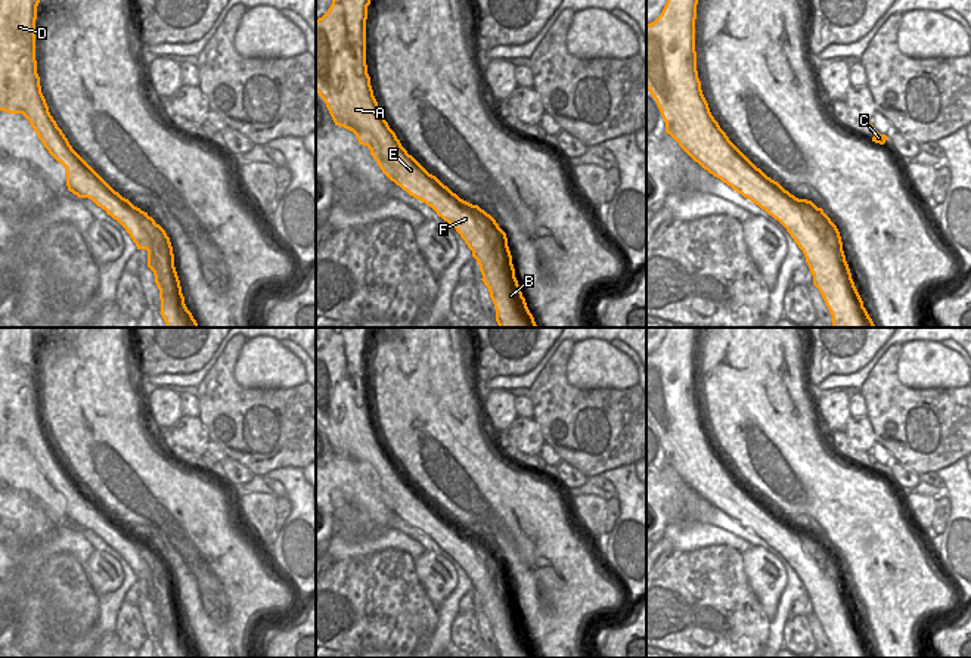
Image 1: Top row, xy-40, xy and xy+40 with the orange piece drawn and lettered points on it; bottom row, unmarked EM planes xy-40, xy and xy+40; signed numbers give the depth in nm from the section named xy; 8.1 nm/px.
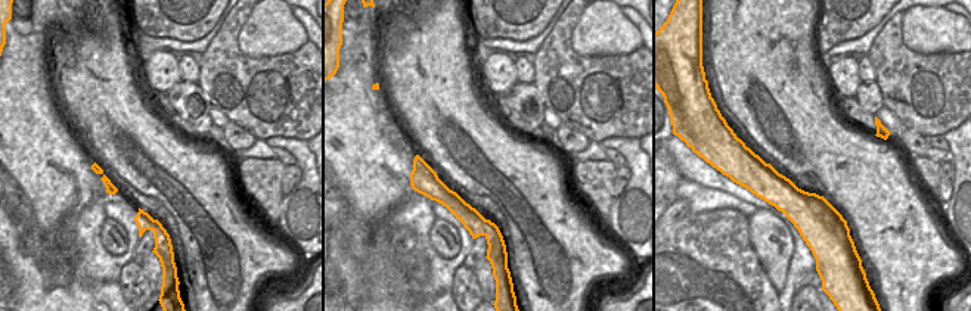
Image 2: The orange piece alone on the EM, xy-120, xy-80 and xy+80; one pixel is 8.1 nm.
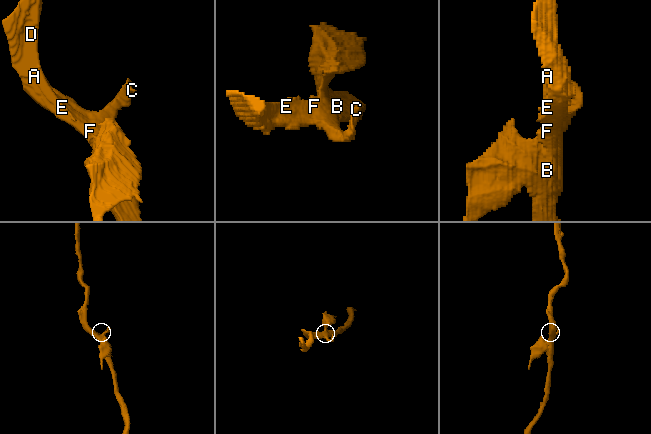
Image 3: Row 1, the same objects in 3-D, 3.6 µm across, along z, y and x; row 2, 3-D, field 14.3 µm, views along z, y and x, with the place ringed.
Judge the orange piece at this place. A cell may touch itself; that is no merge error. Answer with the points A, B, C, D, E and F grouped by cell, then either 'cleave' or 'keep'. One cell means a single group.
A B D E F / C | cleave

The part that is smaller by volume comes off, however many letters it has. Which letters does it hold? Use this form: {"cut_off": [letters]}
{"cut_off": ["C"]}

